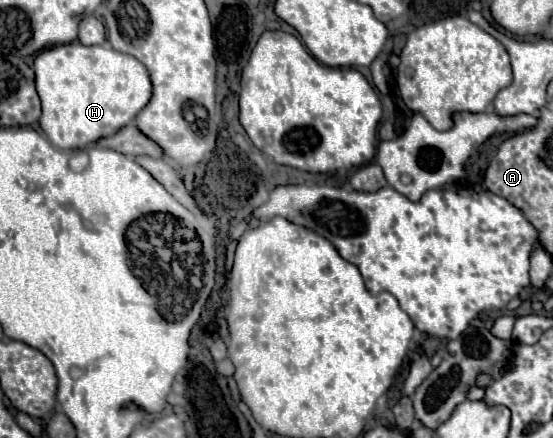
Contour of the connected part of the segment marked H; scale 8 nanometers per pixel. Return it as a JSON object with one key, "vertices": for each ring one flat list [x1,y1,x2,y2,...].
{"vertices":[[77,40,53,46,35,58,33,70,43,106,39,126,51,144,61,150,81,150,103,136,115,134,121,126,133,122,151,98,151,80,145,66,113,48,83,46]]}

